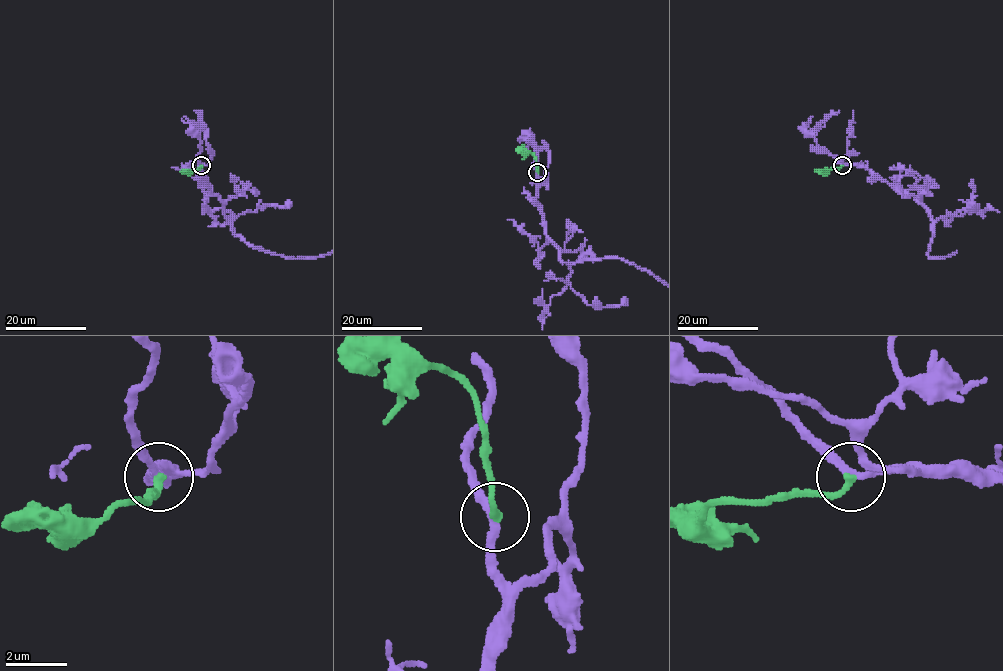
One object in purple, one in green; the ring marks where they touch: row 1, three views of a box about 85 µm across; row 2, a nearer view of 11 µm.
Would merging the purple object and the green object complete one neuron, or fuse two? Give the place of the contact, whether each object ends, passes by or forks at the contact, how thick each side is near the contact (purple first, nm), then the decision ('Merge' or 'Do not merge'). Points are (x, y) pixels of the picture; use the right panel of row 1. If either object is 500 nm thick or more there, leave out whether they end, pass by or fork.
Place: (842, 165). At the ring purple passes by. At the ring green ends. Thickness 220 nm (purple) against 240 nm. Merge

